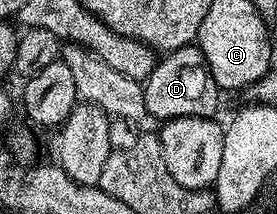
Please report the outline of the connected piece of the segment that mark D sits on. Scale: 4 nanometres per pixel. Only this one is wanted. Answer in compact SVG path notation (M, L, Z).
M193 43L165 53L142 84L142 93L147 117L155 116L158 122L165 122L185 116L213 117L218 108L220 89L206 65L204 54L198 49L197 43Z

